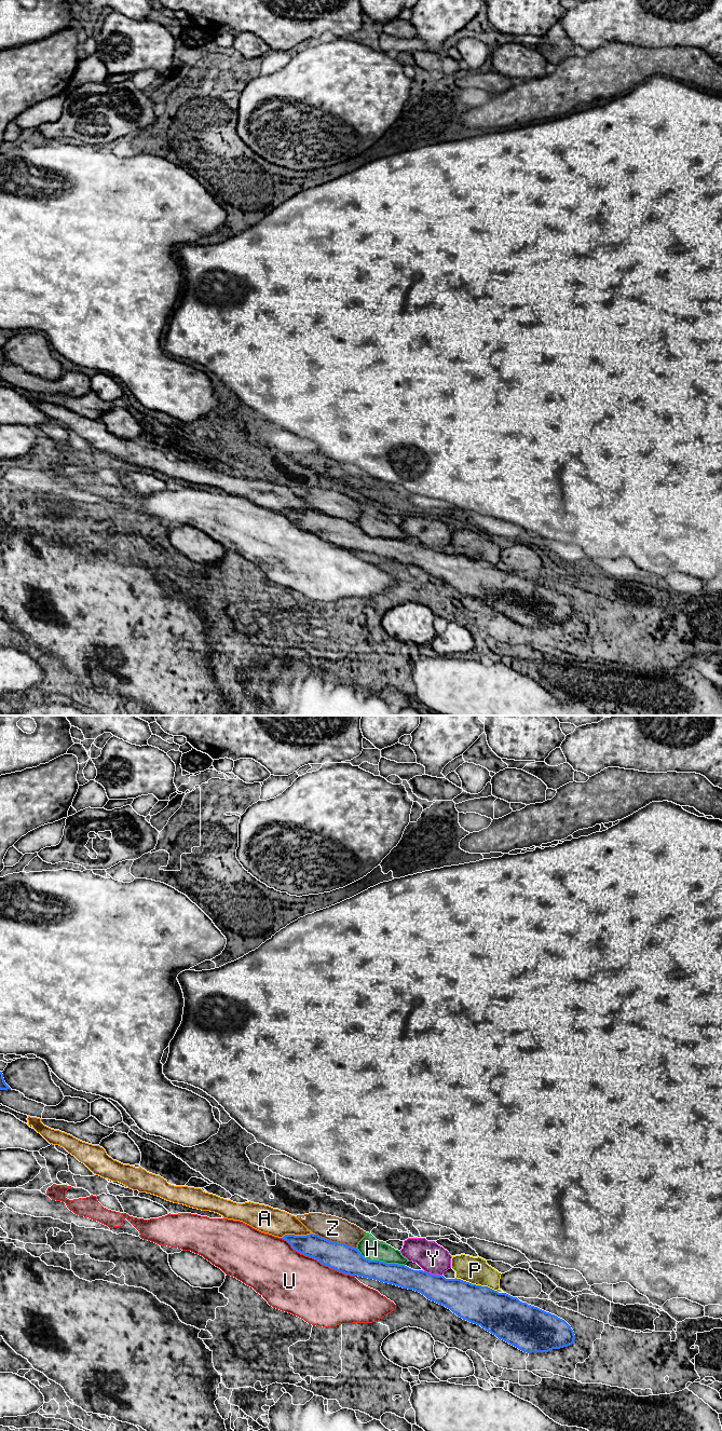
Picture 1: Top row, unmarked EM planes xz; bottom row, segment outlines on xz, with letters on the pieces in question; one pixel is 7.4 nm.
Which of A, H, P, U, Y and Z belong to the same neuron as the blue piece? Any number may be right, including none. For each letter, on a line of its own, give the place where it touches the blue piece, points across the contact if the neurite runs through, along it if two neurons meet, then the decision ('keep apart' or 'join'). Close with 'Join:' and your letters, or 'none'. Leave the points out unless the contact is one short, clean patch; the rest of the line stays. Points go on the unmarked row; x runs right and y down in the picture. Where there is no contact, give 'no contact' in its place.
A: contact xz (298, 510); join
H: contact xz (379, 535); keep apart
P: contact xz (475, 559); keep apart
U: contact xz (317, 535); keep apart
Y: contact xz (433, 549); keep apart
Z: contact xz (336, 517); keep apart
Join: A

